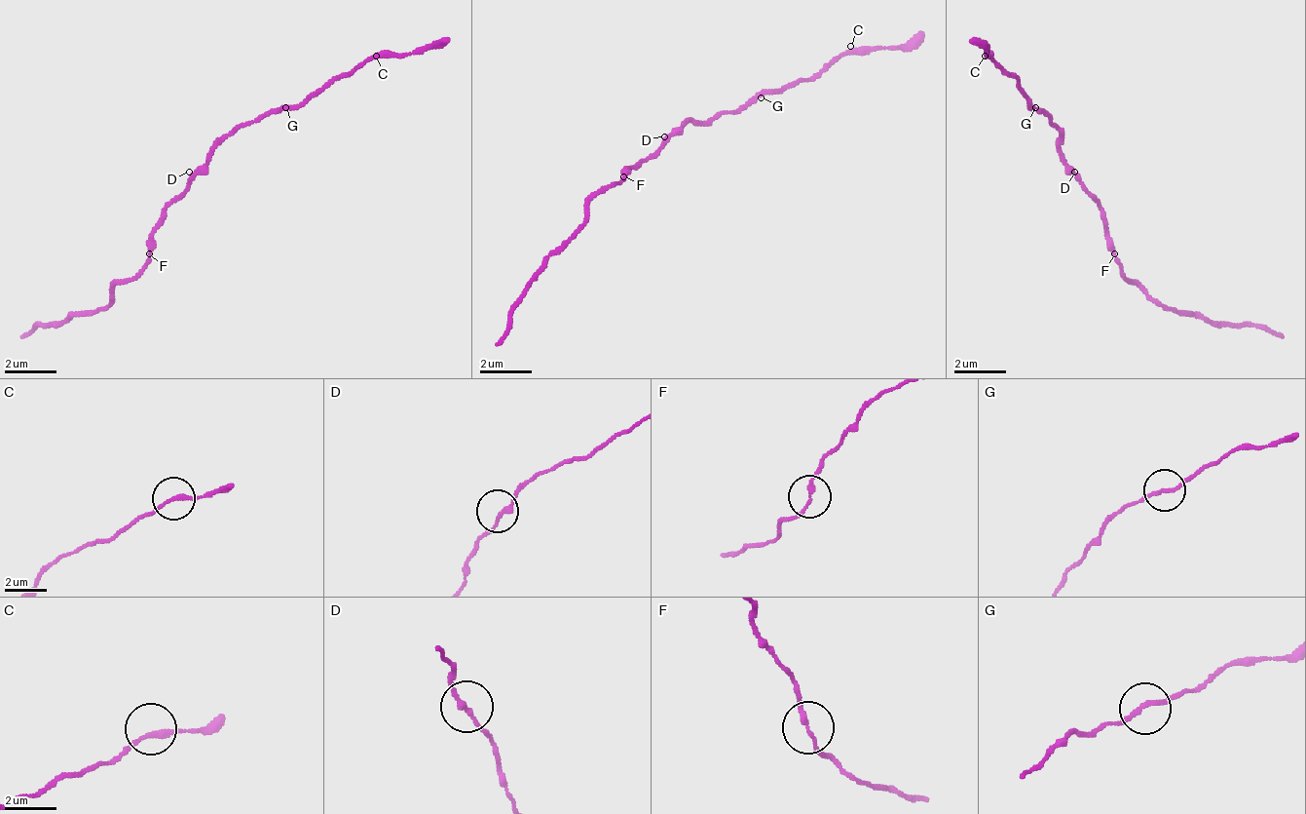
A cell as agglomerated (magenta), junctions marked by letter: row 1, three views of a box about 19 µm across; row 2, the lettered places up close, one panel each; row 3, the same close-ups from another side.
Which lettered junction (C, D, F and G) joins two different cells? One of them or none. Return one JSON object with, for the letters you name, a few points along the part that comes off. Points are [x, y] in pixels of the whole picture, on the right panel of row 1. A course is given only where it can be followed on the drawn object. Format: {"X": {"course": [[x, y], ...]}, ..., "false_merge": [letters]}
{"false_merge": []}

